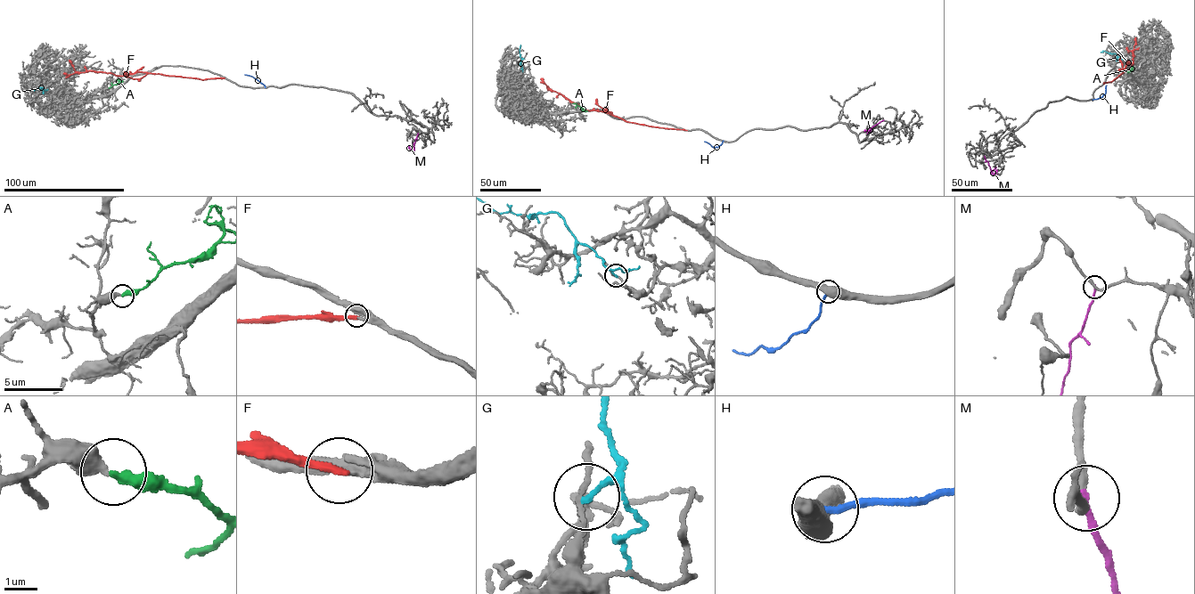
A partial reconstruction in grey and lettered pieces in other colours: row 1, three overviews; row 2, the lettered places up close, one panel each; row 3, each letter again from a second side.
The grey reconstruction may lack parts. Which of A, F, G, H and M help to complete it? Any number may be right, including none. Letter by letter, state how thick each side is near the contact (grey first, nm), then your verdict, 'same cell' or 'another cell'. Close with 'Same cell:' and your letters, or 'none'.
A: 440/360 nm | same cell
F: 460/280 nm | another cell
G: 130/160 nm | another cell
H: 550/200 nm | another cell
M: 240/180 nm | another cell
Same cell: A

